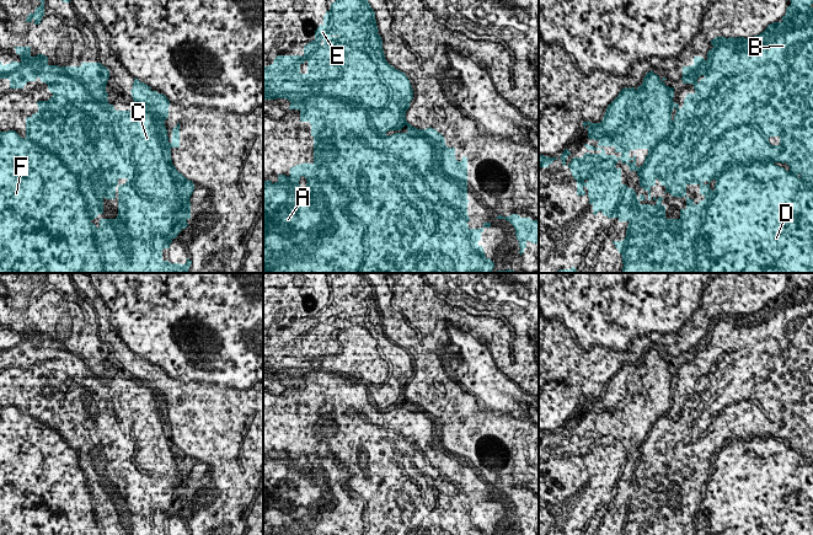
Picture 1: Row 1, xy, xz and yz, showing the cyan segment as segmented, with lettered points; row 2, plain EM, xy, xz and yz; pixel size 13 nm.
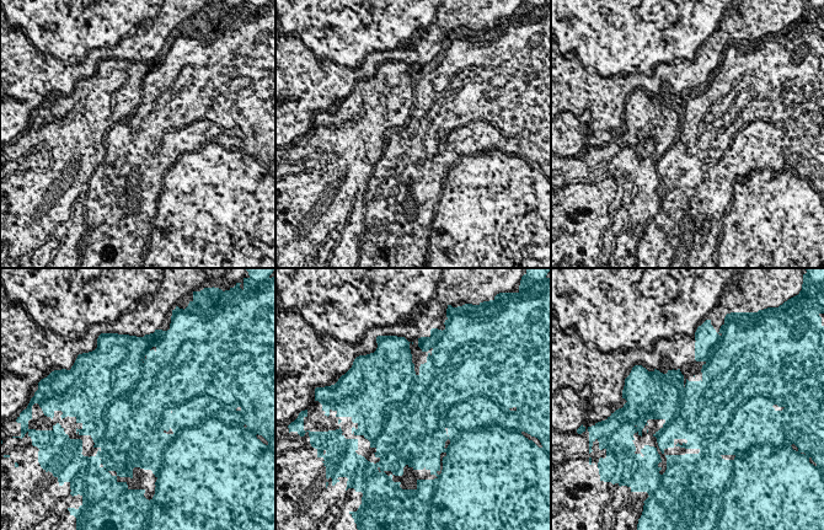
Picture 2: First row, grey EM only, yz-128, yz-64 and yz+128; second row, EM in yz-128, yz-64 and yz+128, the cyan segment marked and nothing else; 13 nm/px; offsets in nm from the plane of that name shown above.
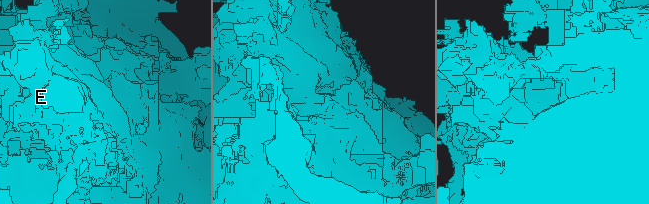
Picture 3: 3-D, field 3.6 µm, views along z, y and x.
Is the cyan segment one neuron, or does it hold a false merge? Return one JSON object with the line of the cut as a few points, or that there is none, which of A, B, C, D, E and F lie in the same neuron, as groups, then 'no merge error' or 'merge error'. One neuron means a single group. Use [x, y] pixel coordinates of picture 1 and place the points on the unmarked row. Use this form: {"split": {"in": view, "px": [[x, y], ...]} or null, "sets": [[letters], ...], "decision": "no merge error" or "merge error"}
{"split": null, "sets": [["A", "B", "C", "D", "E", "F"]], "decision": "no merge error"}

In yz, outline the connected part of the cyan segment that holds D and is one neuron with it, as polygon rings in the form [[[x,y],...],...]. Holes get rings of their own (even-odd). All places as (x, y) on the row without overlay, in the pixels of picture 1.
[[[790,273],[791,280],[786,284],[786,290],[781,298],[770,299],[764,307],[758,311],[744,312],[716,312],[711,316],[713,321],[707,328],[707,335],[694,332],[694,339],[683,342],[683,359],[692,359],[695,368],[688,369],[684,374],[684,381],[680,384],[673,376],[674,363],[667,362],[652,346],[646,349],[643,358],[637,364],[622,364],[619,371],[608,381],[604,394],[600,398],[583,397],[584,405],[588,406],[588,413],[598,416],[598,422],[584,419],[588,426],[600,426],[600,429],[585,428],[582,433],[573,433],[567,443],[571,444],[572,451],[577,456],[577,471],[584,471],[584,462],[588,464],[589,480],[593,481],[593,489],[599,487],[609,494],[617,493],[619,497],[627,497],[626,513],[622,517],[613,517],[622,535],[813,535],[813,273]],[[604,422],[614,422],[615,428],[621,432],[606,430]],[[647,424],[648,430],[642,442],[636,442],[636,430],[629,432],[631,426]],[[621,437],[636,446],[640,453],[640,462],[648,467],[648,476],[657,478],[641,480],[644,471],[637,471],[633,464],[621,459],[621,444],[616,439]],[[659,456],[665,462],[664,469],[673,472],[685,472],[686,483],[680,485],[679,494],[665,493],[665,481],[662,480],[663,472],[651,472],[651,462]],[[688,460],[699,460],[700,470],[705,472],[699,480],[694,478],[686,471]]]

